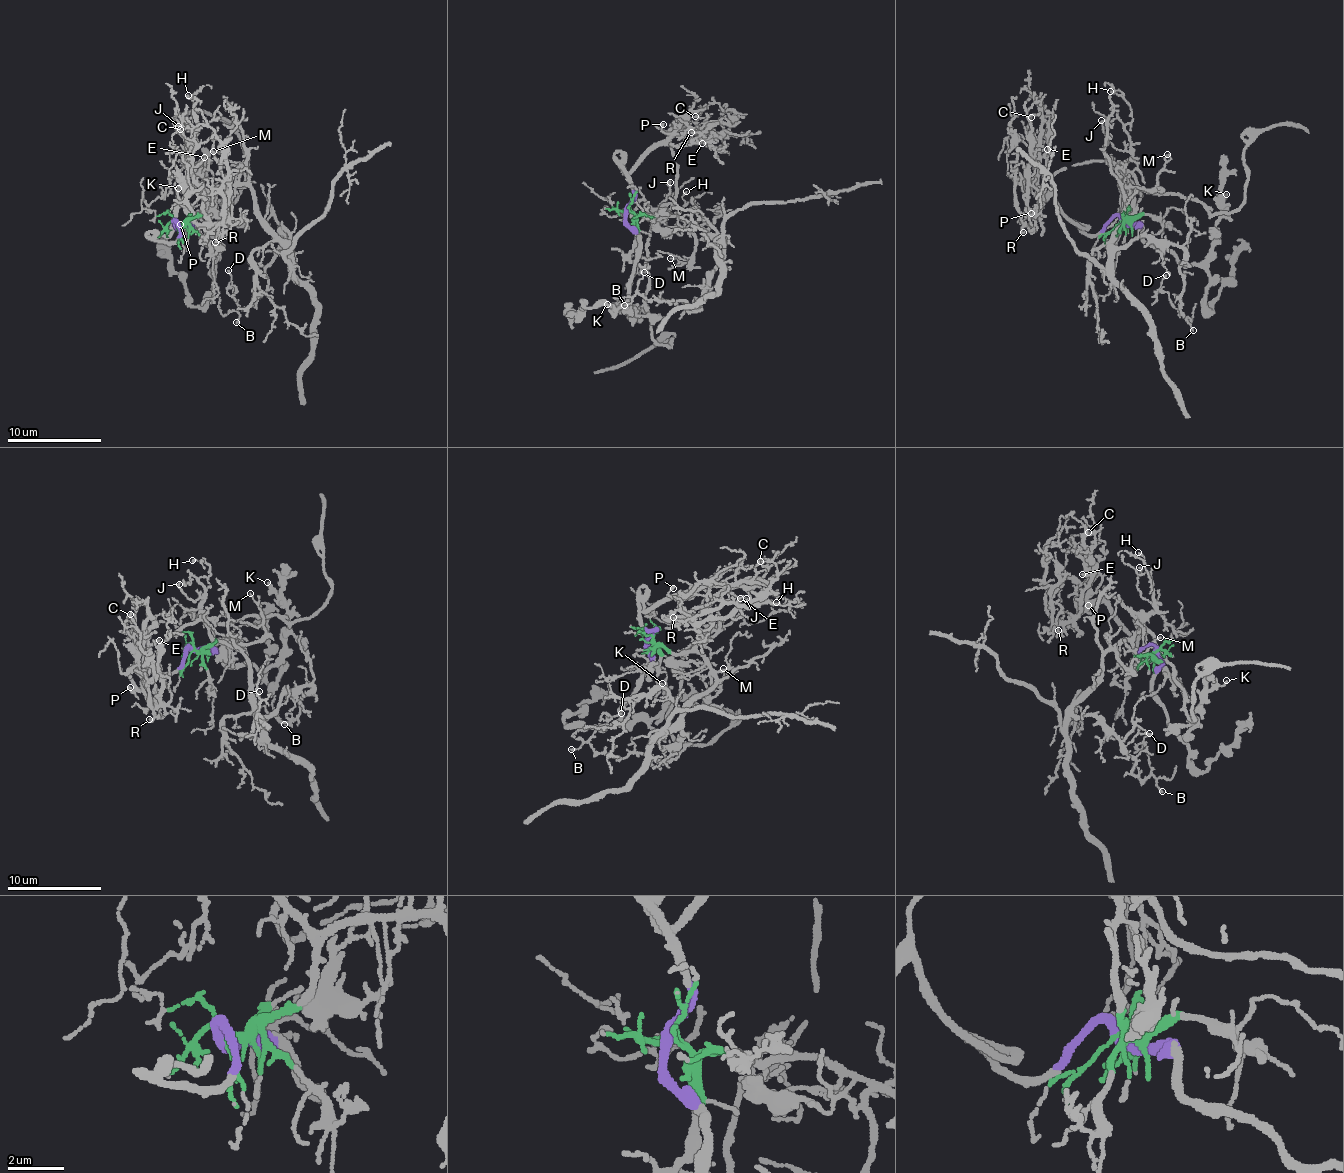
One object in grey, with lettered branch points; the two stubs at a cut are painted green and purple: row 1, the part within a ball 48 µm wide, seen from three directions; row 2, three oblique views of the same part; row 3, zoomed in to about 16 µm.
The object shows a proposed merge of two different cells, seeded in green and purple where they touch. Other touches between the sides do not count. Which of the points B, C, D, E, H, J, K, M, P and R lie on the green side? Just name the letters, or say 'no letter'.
B, D, H, J, M

